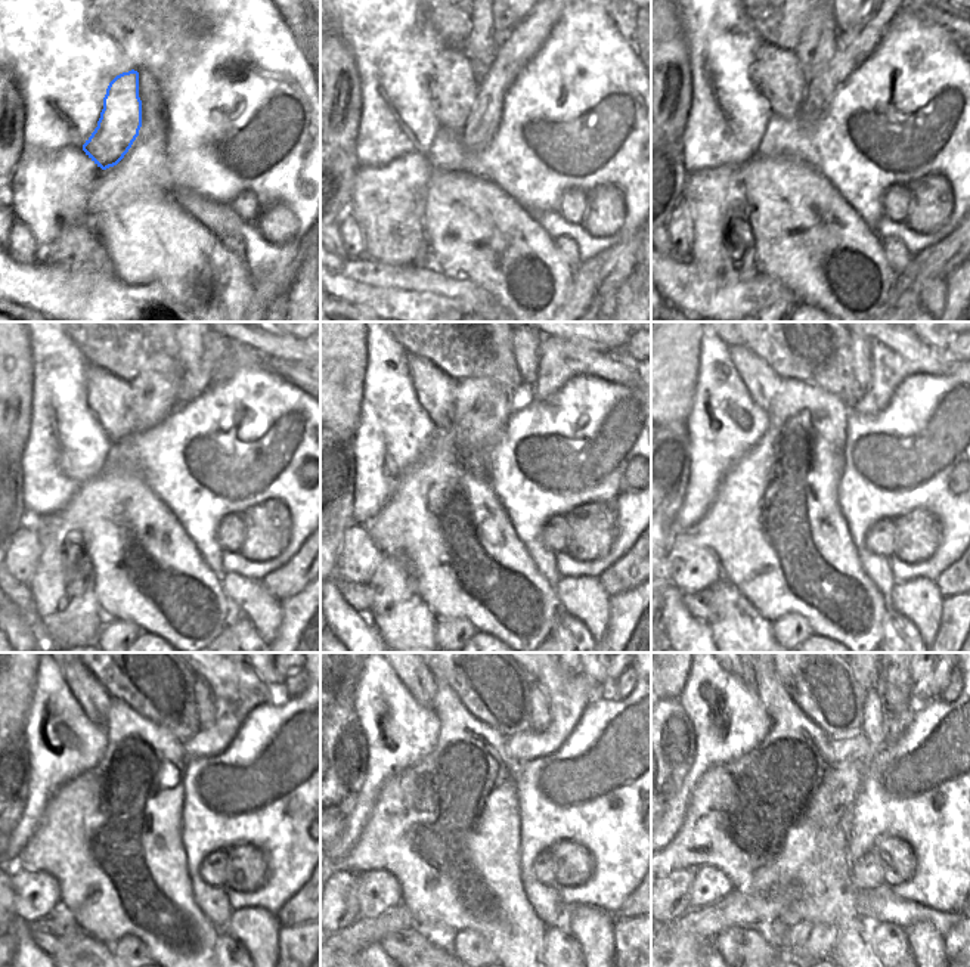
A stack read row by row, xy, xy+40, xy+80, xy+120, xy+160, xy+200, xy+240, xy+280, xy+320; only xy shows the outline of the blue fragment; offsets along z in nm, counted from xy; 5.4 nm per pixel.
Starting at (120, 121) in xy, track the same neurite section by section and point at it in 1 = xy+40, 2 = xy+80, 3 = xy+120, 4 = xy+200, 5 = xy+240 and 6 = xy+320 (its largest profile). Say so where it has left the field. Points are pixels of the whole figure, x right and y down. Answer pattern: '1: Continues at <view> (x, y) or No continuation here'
1: Continues at xy+40 (452, 83)
2: Continues at xy+80 (777, 73)
3: Continues at xy+120 (108, 396)
4: Continues at xy+200 (750, 360)
5: Continues at xy+240 (84, 682)
6: Continues at xy+320 (752, 682)

